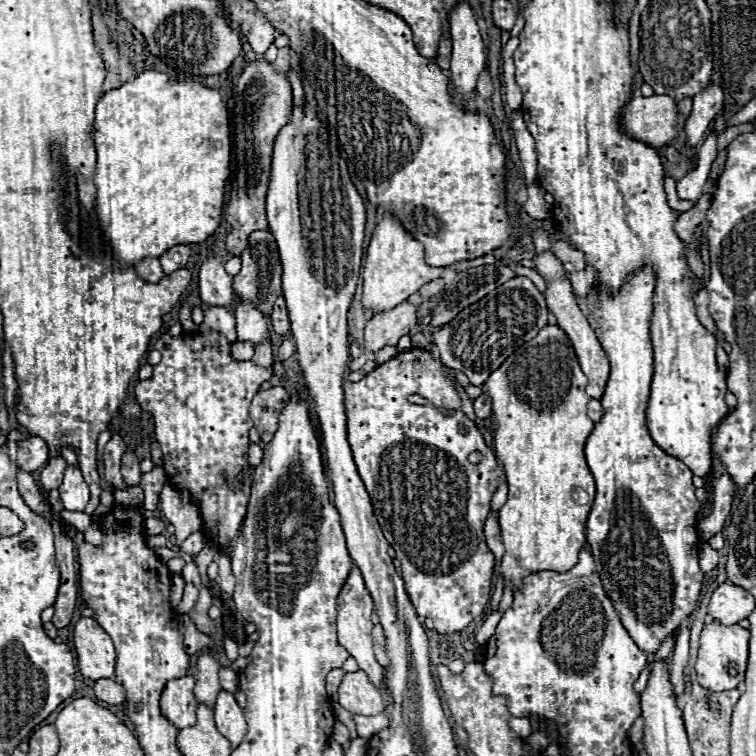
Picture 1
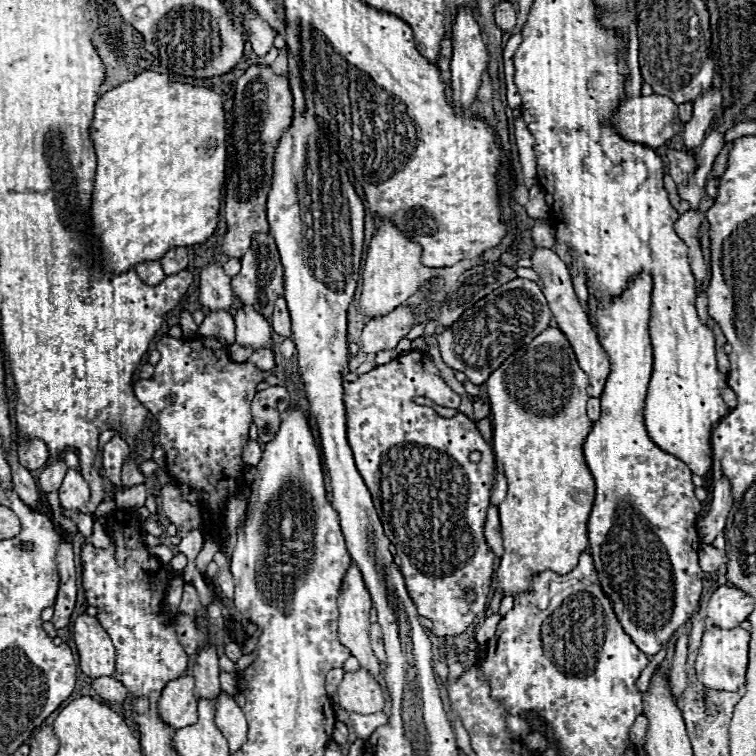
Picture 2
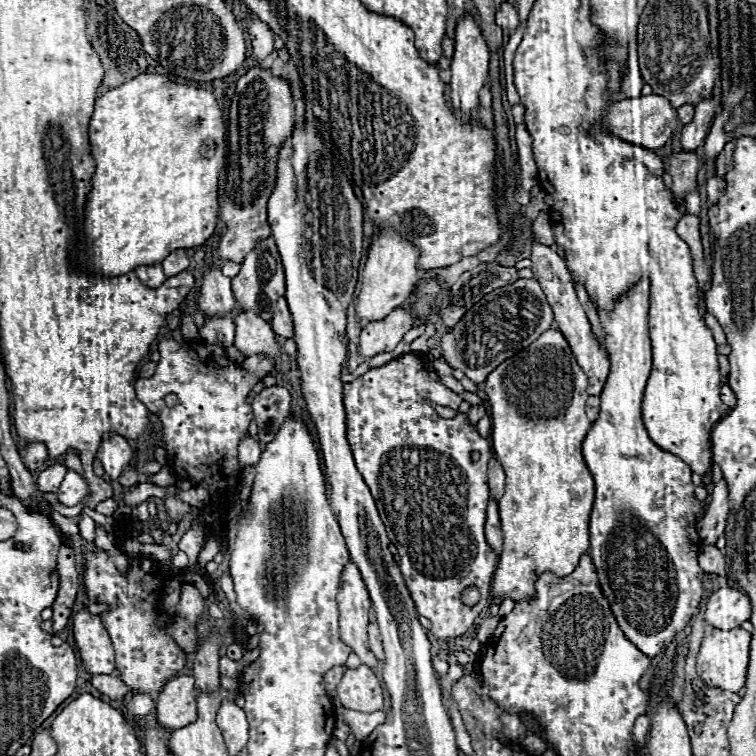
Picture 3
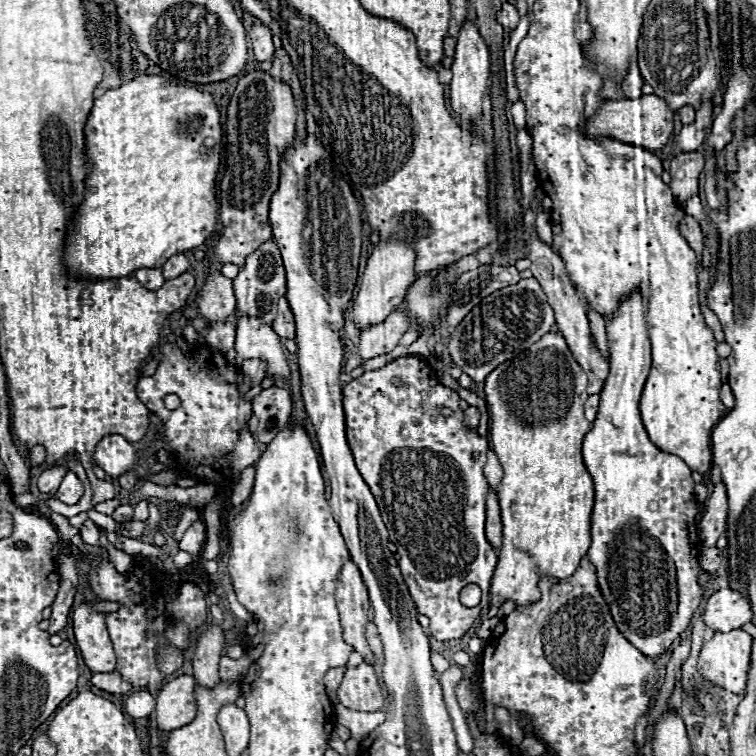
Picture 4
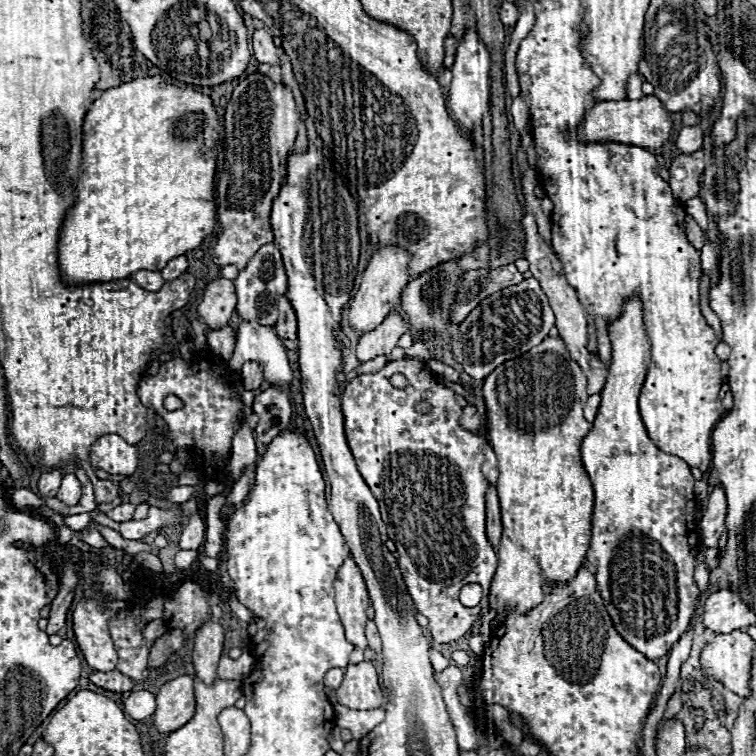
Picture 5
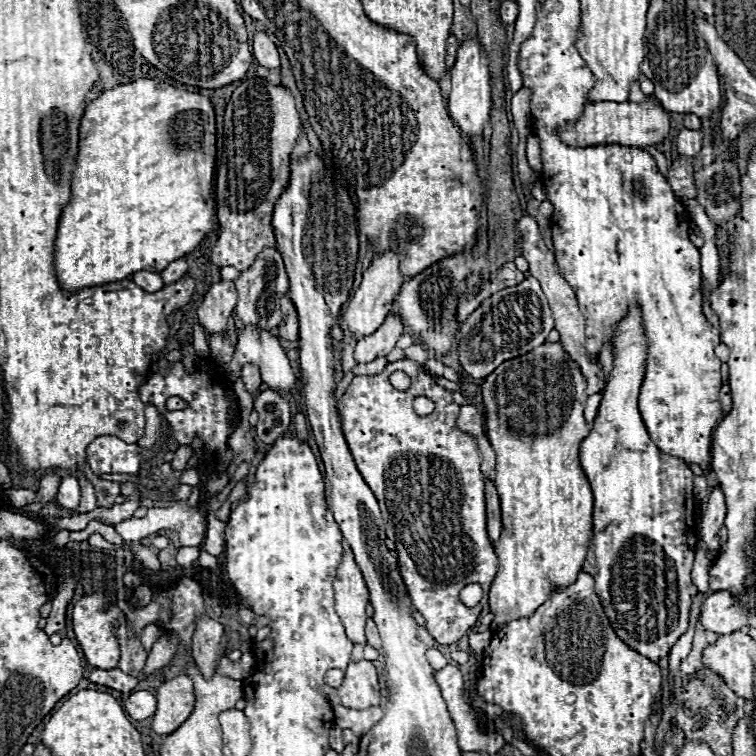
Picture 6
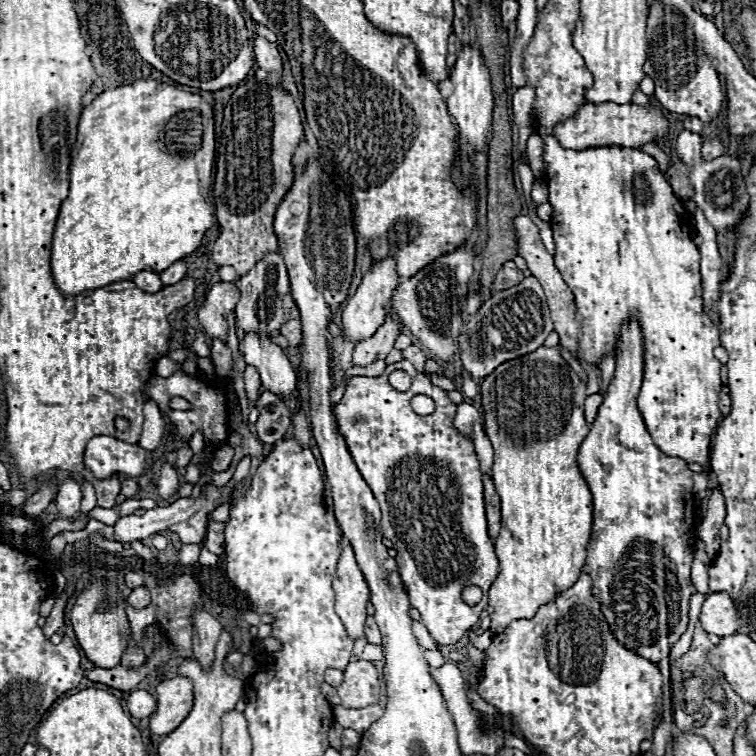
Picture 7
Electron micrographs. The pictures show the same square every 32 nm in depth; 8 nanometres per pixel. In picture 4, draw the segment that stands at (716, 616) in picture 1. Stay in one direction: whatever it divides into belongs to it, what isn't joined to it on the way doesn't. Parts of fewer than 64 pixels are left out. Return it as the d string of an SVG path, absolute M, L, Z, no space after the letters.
M722 588L708 598L702 618L704 624L716 632L732 632L752 622L754 614L748 600L744 600L740 592Z

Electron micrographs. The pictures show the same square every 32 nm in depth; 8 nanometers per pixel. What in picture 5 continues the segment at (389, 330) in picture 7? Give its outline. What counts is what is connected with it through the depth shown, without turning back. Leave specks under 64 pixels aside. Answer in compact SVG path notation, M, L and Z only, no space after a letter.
M390 314L376 330L366 332L358 340L356 358L360 362L368 362L378 356L388 356L392 352L392 348L396 346L396 342L400 340L400 336L408 328L410 328L408 322L404 322L404 318L400 314Z

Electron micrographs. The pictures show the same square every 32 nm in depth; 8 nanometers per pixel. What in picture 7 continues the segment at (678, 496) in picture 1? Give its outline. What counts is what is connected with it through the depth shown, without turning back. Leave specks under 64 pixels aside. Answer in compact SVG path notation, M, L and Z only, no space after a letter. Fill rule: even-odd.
M628 322L622 326L616 372L608 386L608 394L600 404L598 416L590 428L590 434L580 444L578 468L592 492L594 502L594 524L586 546L586 566L584 572L592 578L592 594L602 606L602 614L616 640L624 644L630 652L658 664L670 656L672 644L688 628L688 600L696 594L690 582L690 566L694 546L694 496L692 496L692 470L682 458L672 458L662 454L646 432L642 414L638 412L636 398L644 376L644 340L638 322ZM614 448L626 448L634 454L614 454Z

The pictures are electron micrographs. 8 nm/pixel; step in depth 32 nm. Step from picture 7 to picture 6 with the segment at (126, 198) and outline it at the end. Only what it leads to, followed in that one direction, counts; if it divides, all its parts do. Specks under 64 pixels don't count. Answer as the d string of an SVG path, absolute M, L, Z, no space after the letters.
M140 78L104 90L86 106L80 120L72 200L62 210L54 242L54 270L60 288L78 292L126 280L140 270L162 272L172 260L196 250L214 224L214 164L216 120L208 98L178 90L160 78Z

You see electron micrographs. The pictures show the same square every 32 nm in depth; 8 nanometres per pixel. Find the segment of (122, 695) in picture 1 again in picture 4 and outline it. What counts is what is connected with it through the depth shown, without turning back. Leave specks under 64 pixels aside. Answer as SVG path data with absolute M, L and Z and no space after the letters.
M96 672L92 674L92 684L114 696L124 696L132 690L132 684L128 684L118 672Z

